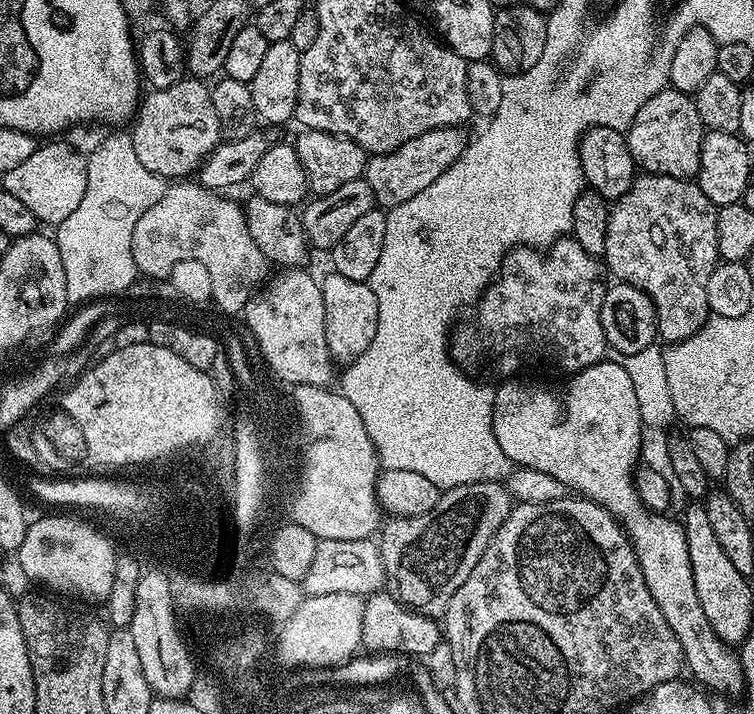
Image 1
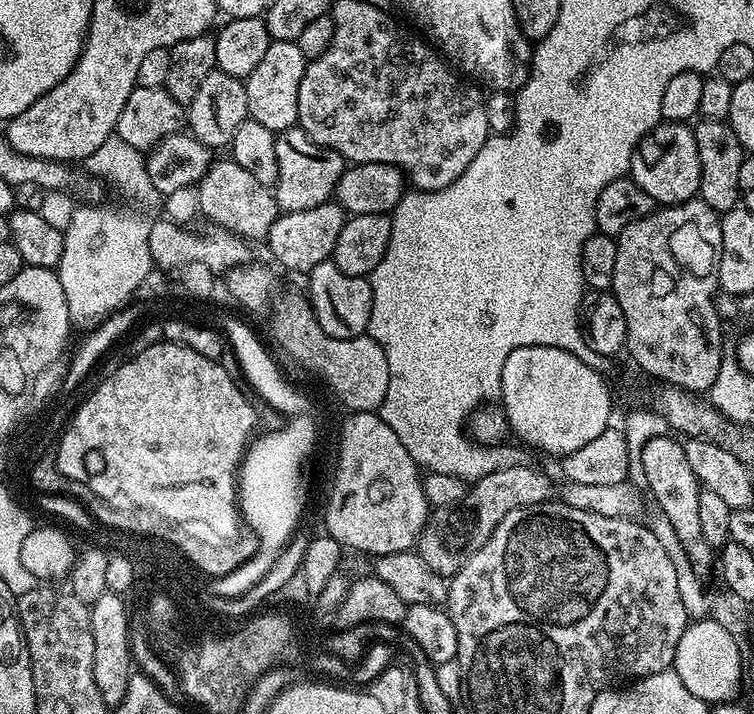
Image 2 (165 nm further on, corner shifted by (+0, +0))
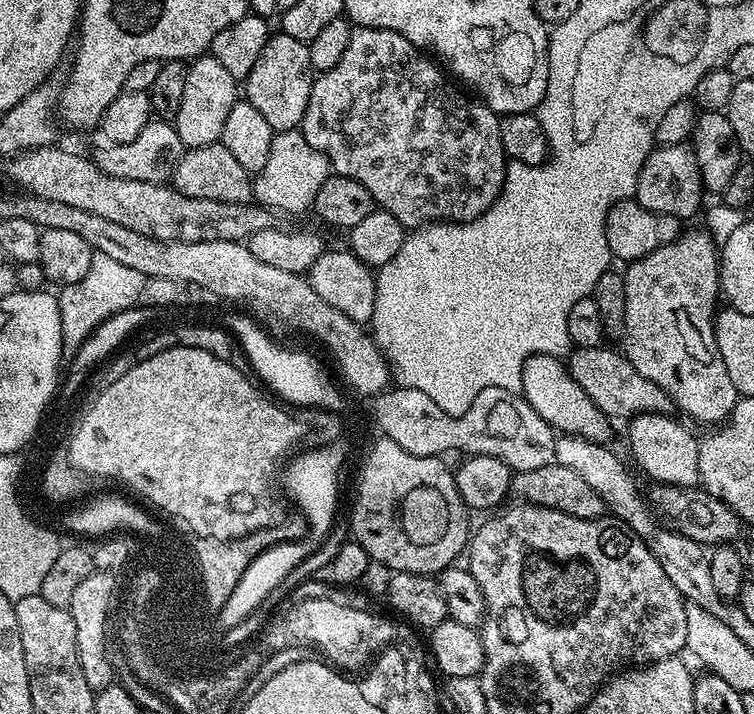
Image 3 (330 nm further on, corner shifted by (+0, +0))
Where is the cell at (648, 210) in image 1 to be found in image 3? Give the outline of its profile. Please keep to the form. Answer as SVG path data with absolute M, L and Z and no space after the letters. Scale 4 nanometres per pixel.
M692 228L689 232L688 229L681 231L666 246L646 254L640 260L631 261L625 267L628 269L623 269L626 322L622 351L634 366L634 370L642 374L642 378L648 378L662 391L667 392L677 409L681 408L682 411L712 424L708 426L714 426L718 420L724 422L731 417L738 393L727 374L726 363L723 362L716 341L716 299L719 301L722 296L718 244L711 232L700 228Z

